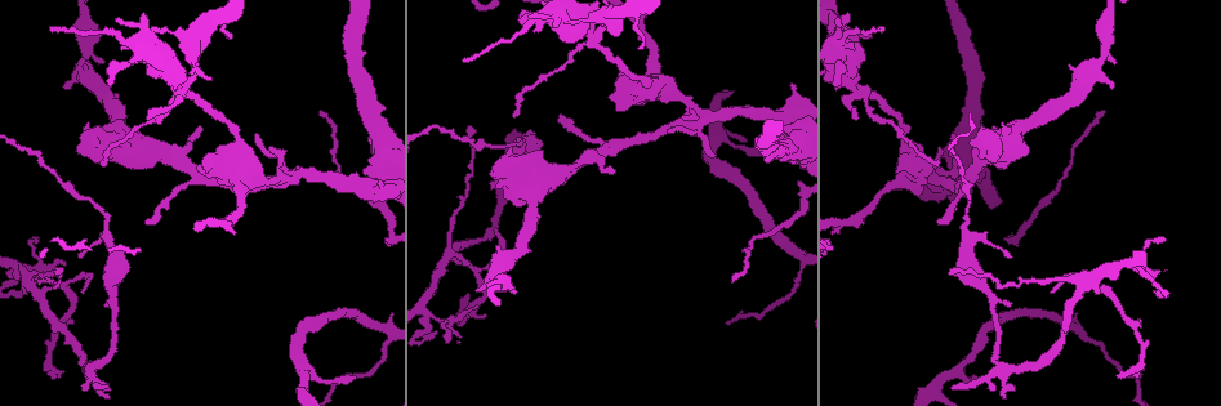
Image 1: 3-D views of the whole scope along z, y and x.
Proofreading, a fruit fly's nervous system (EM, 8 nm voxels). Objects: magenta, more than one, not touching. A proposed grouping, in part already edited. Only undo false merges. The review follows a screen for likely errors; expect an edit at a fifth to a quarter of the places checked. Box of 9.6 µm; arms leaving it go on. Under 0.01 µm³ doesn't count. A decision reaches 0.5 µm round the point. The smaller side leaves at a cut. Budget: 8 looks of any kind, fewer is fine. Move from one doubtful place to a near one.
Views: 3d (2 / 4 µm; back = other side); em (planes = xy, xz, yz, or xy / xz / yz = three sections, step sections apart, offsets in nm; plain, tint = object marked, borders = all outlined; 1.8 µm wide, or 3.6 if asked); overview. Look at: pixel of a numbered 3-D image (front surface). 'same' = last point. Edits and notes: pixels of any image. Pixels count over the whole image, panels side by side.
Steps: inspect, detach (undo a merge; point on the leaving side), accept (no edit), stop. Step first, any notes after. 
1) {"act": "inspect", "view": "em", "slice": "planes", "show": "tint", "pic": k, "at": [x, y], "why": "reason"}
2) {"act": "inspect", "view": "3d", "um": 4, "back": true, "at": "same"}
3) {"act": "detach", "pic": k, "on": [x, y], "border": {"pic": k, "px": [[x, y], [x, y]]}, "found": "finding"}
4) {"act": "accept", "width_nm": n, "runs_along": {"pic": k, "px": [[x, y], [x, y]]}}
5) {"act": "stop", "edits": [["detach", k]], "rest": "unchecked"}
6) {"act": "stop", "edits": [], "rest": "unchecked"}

{"act": "inspect", "view": "em", "slice": "planes", "show": "tint", "pic": 1, "at": [643, 77]}

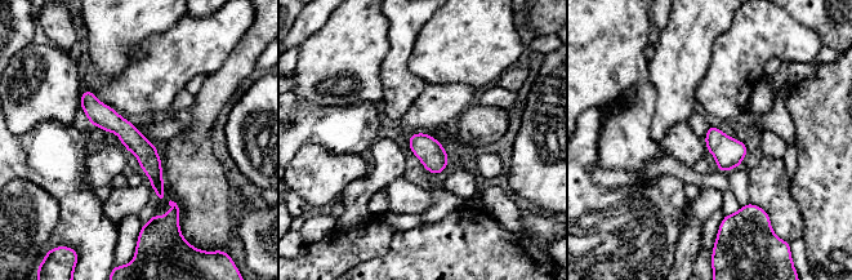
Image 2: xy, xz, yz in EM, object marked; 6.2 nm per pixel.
{"act": "accept", "runs_along": {"pic": 2, "px": [[84, 96], [147, 155], [161, 196]]}, "found": "one cell here"}

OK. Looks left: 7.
{"act": "inspect", "view": "3d", "um": 4, "pic": 1, "at": [183, 94], "why": "sharp bend"}

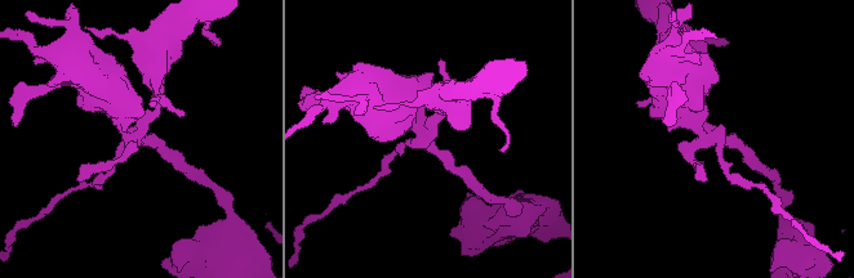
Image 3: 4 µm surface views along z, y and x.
{"act": "inspect", "view": "em", "slice": "planes", "show": "tint", "pic": 3, "at": [424, 131]}

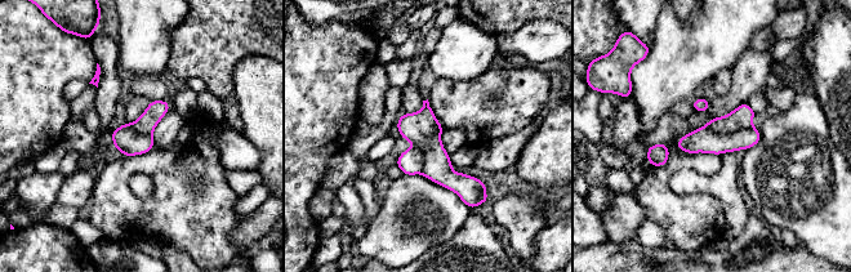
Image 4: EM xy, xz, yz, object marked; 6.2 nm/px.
{"act": "detach", "pic": 4, "on": [742, 117], "border": {"pic": 4, "px": [[704, 125], [718, 133], [752, 128]]}, "found": "two cells meet here"}

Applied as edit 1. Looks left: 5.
{"act": "inspect", "view": "em", "slice": "yz", "step": 16, "show": "tint", "pic": 1, "at": [273, 179], "why": "sharp bend"}

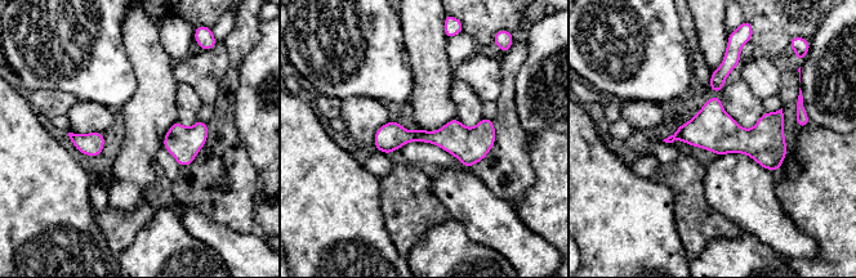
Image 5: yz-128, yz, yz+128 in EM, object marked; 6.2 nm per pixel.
{"act": "inspect", "view": "em", "slice": "planes", "show": "tint", "at": "same"}

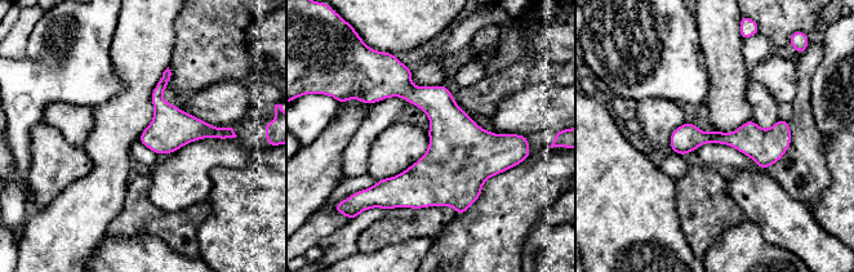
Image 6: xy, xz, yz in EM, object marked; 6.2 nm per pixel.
{"act": "accept", "runs_along": {"pic": 6, "px": [[672, 141], [730, 138], [787, 142]]}, "found": "continuous, no second cell"}

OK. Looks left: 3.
{"act": "stop", "edits": [["detach", 4]], "rest": "unchecked"}

